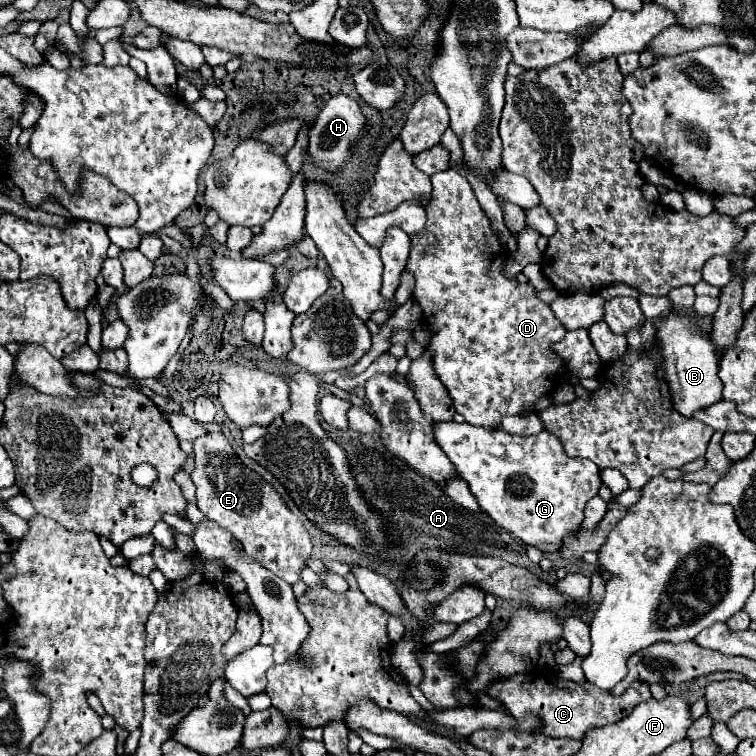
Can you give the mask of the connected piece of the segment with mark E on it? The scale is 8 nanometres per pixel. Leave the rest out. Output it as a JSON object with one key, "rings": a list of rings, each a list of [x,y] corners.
{"rings":[[[212,432],[204,434],[194,442],[194,472],[192,472],[192,482],[196,484],[196,498],[198,498],[198,508],[202,514],[206,514],[210,520],[218,522],[222,528],[230,530],[238,542],[244,544],[244,550],[258,560],[264,568],[286,580],[288,584],[294,584],[300,580],[300,570],[306,566],[306,558],[312,552],[312,542],[310,536],[304,528],[304,524],[288,510],[286,502],[278,496],[278,492],[268,484],[260,474],[244,466],[244,462],[236,456],[232,450],[228,438],[222,432]]]}

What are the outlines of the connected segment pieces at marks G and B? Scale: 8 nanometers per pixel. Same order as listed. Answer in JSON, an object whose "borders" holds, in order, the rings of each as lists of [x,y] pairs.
{"borders":[[[[440,422],[434,424],[434,434],[444,454],[456,466],[458,476],[468,482],[482,510],[518,540],[544,552],[556,552],[562,538],[580,526],[586,502],[598,496],[602,486],[598,466],[590,460],[568,458],[560,440],[548,432],[512,436],[466,422]]],[[[674,312],[660,318],[656,322],[656,330],[658,330],[656,336],[660,338],[660,344],[662,344],[666,378],[670,384],[674,408],[682,416],[692,418],[694,412],[720,402],[722,400],[722,380],[718,378],[718,356],[714,352],[714,344],[710,336],[696,334],[690,322],[686,318],[682,320],[682,316],[676,316]]]]}

